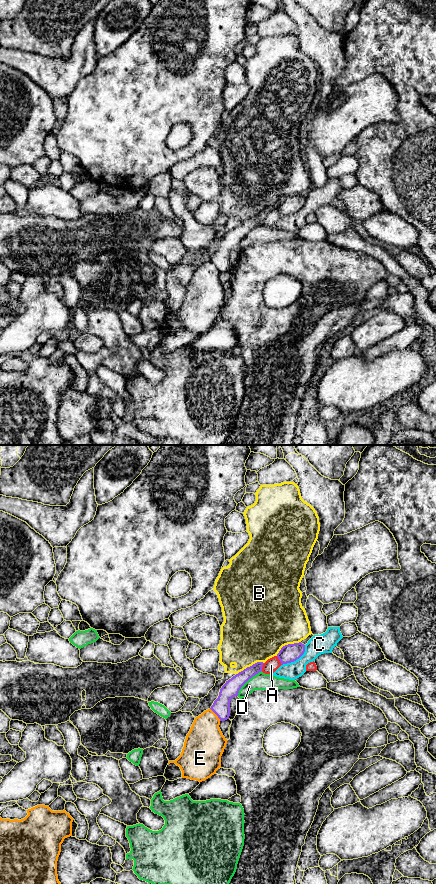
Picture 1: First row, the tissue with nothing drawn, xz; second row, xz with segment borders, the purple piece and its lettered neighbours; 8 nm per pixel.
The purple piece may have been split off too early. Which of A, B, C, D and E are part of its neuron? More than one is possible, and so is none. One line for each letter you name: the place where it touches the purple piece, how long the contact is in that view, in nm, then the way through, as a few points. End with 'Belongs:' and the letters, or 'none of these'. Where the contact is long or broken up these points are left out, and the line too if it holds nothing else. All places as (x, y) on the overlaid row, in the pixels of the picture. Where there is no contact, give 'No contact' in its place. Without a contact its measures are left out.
Belongs: none of these

